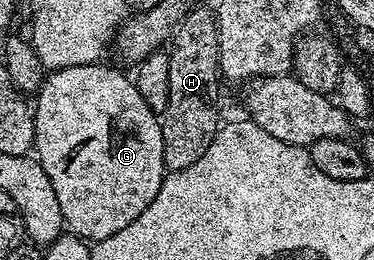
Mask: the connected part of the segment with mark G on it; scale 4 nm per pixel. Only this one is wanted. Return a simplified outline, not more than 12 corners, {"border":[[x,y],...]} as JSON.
{"border":[[105,62],[49,72],[34,146],[83,241],[168,174],[162,121]]}

